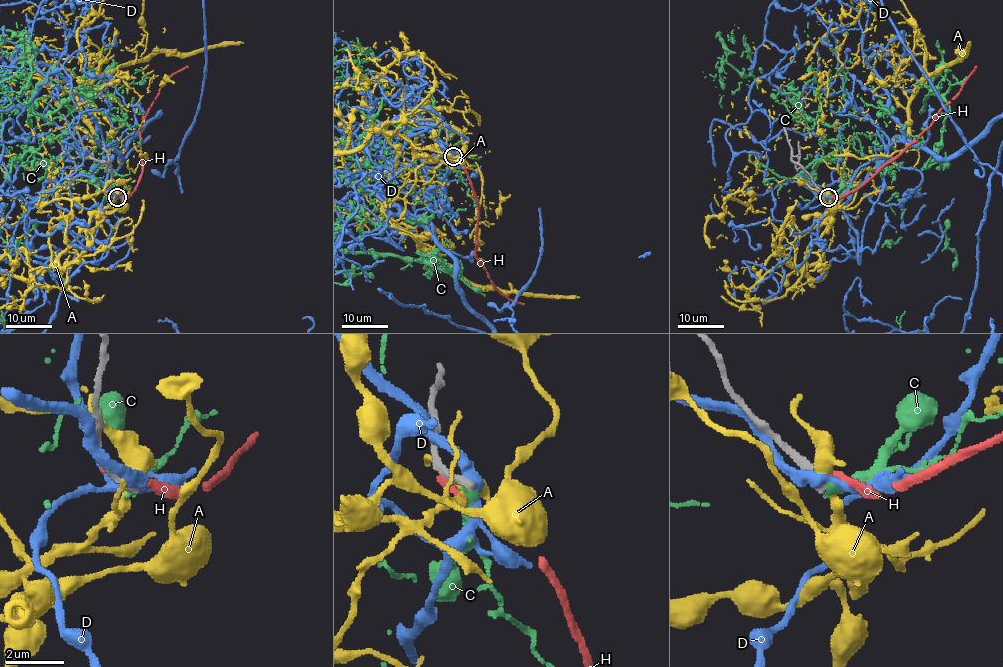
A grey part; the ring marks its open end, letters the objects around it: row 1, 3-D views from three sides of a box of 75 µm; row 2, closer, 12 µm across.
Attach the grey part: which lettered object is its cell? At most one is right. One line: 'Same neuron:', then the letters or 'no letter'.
Same neuron: no letter

